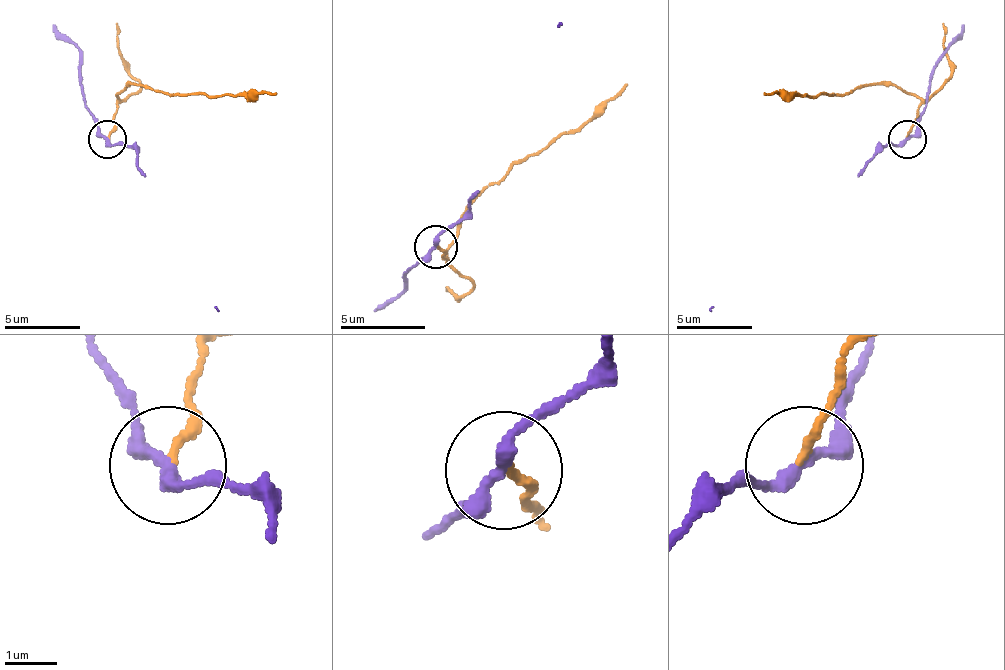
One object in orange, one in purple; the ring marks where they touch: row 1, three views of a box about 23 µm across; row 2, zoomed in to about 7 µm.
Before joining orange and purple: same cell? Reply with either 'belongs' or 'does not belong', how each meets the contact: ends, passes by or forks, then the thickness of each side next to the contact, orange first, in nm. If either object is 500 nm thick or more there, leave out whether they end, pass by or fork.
does not belong; orange ends; purple passes by; calibres 150 and 240 nm

